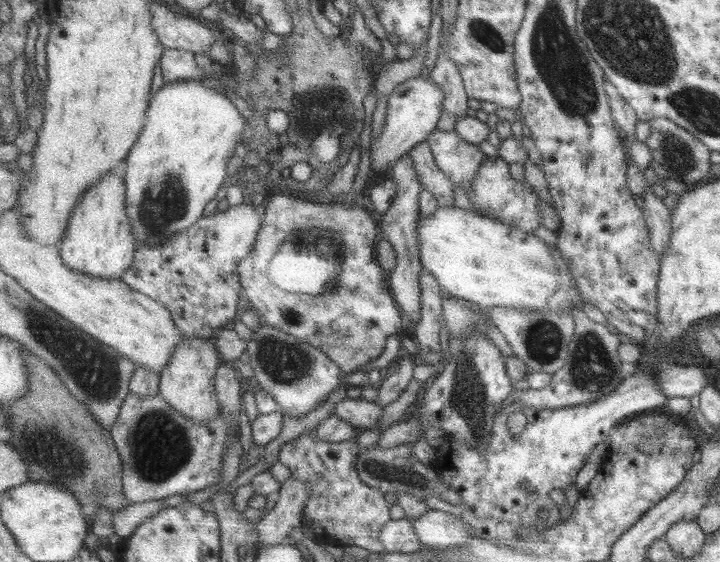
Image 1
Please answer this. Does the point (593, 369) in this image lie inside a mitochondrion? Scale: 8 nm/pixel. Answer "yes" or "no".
yes

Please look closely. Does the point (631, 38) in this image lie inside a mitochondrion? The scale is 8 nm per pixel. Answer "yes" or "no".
yes

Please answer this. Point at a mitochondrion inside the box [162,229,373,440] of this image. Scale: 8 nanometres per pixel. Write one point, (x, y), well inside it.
(284, 363)

